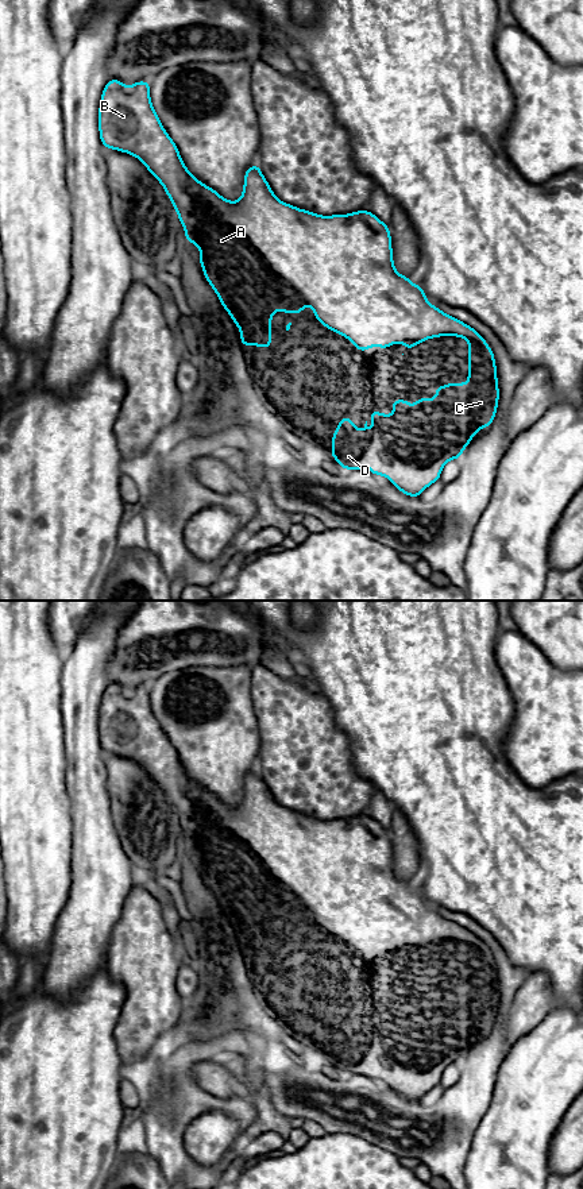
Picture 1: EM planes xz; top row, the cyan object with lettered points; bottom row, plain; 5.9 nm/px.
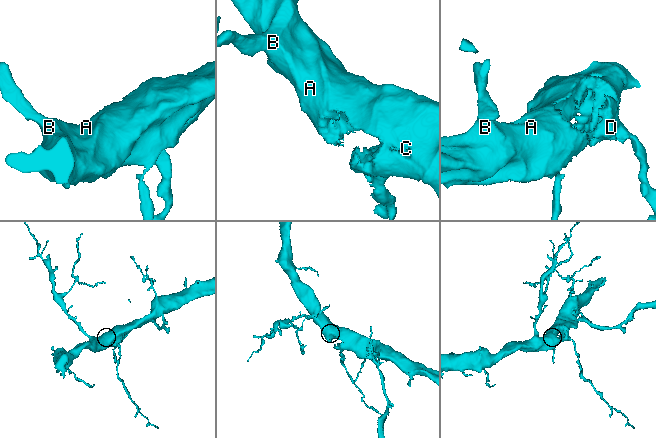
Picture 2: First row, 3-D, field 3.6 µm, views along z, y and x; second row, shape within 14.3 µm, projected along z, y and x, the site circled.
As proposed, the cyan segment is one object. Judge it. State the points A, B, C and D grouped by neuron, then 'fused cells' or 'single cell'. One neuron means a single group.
groups A B C D; single cell

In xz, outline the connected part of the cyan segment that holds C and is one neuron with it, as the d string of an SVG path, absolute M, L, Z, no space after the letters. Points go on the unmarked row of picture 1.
M119 684L107 687L100 704L99 734L105 753L139 763L162 788L185 833L185 845L192 846L201 856L198 868L204 873L206 885L240 934L240 949L270 953L273 919L278 914L283 918L302 918L305 908L314 915L314 922L327 934L344 939L360 957L367 956L371 950L387 954L393 947L404 947L409 956L422 945L445 939L468 945L467 988L437 991L433 1004L416 1004L413 1012L406 1004L394 1004L391 1020L374 1015L368 1018L372 1024L371 1035L367 1034L367 1026L360 1038L350 1022L345 1020L339 1026L329 1061L335 1062L344 1074L367 1072L371 1078L389 1082L391 1089L406 1100L420 1101L428 1090L440 1084L444 1069L448 1065L460 1063L462 1057L480 1032L491 1030L499 1003L497 970L491 953L474 933L431 910L420 889L413 889L409 881L395 876L389 830L375 819L364 814L350 819L321 821L285 808L275 802L258 769L247 773L243 800L238 806L223 803L188 776L175 748L152 713L150 687L146 686L135 687L131 691L126 691Z

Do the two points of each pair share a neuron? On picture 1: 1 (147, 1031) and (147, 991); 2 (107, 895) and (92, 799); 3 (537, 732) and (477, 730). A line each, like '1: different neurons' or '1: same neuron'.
1: same neuron
2: same neuron
3: different neurons

